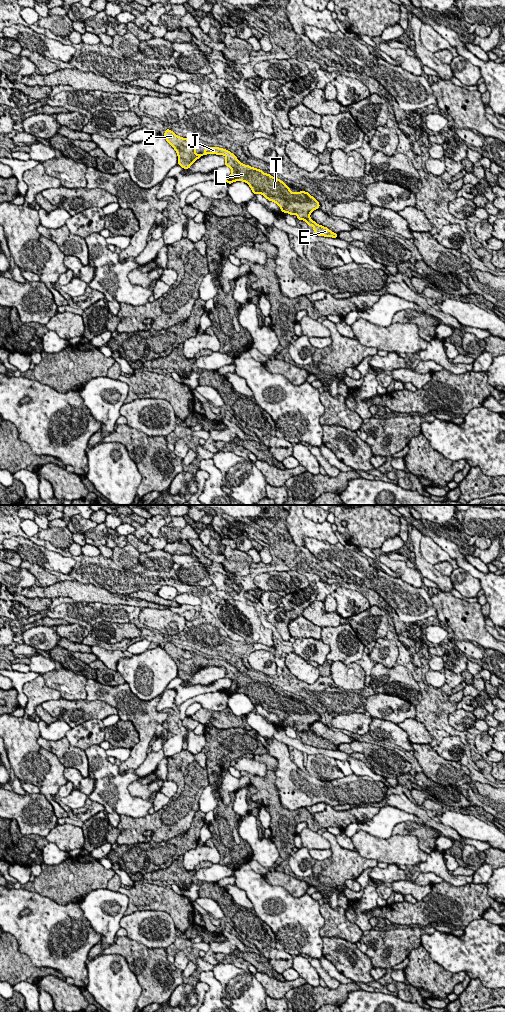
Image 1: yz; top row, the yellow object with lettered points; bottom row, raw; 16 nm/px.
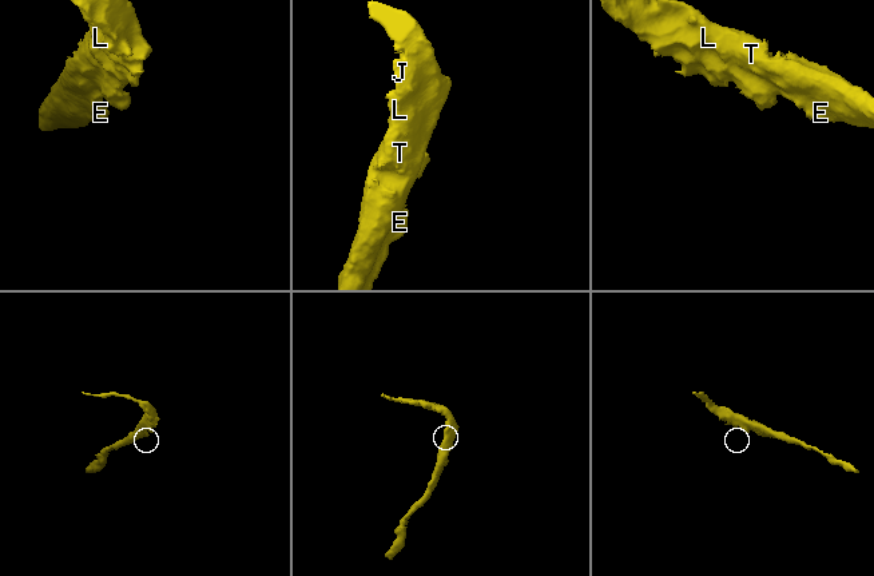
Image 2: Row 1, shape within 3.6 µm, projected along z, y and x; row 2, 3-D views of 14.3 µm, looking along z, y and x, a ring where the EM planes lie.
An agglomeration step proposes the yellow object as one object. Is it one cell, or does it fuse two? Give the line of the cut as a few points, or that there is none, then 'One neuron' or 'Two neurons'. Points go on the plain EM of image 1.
No split. One neuron

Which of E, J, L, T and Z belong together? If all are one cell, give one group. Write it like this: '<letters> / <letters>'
E J L T Z

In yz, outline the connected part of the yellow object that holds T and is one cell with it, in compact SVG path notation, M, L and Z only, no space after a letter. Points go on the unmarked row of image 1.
M168 640L165 642L163 649L176 663L178 677L183 681L189 681L197 671L204 667L224 667L226 669L225 678L230 679L232 682L228 689L223 689L223 692L228 696L243 693L249 697L254 707L262 706L269 713L275 714L283 725L295 726L298 732L306 733L308 738L312 737L316 747L338 750L337 745L330 743L327 739L318 737L310 730L310 726L319 721L320 716L308 704L291 704L290 698L287 699L280 691L263 685L261 681L241 675L233 665L226 661L204 658L204 665L196 666L197 654L180 649Z

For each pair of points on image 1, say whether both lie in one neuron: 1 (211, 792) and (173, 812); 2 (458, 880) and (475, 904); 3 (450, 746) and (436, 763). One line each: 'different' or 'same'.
1: different
2: different
3: different

